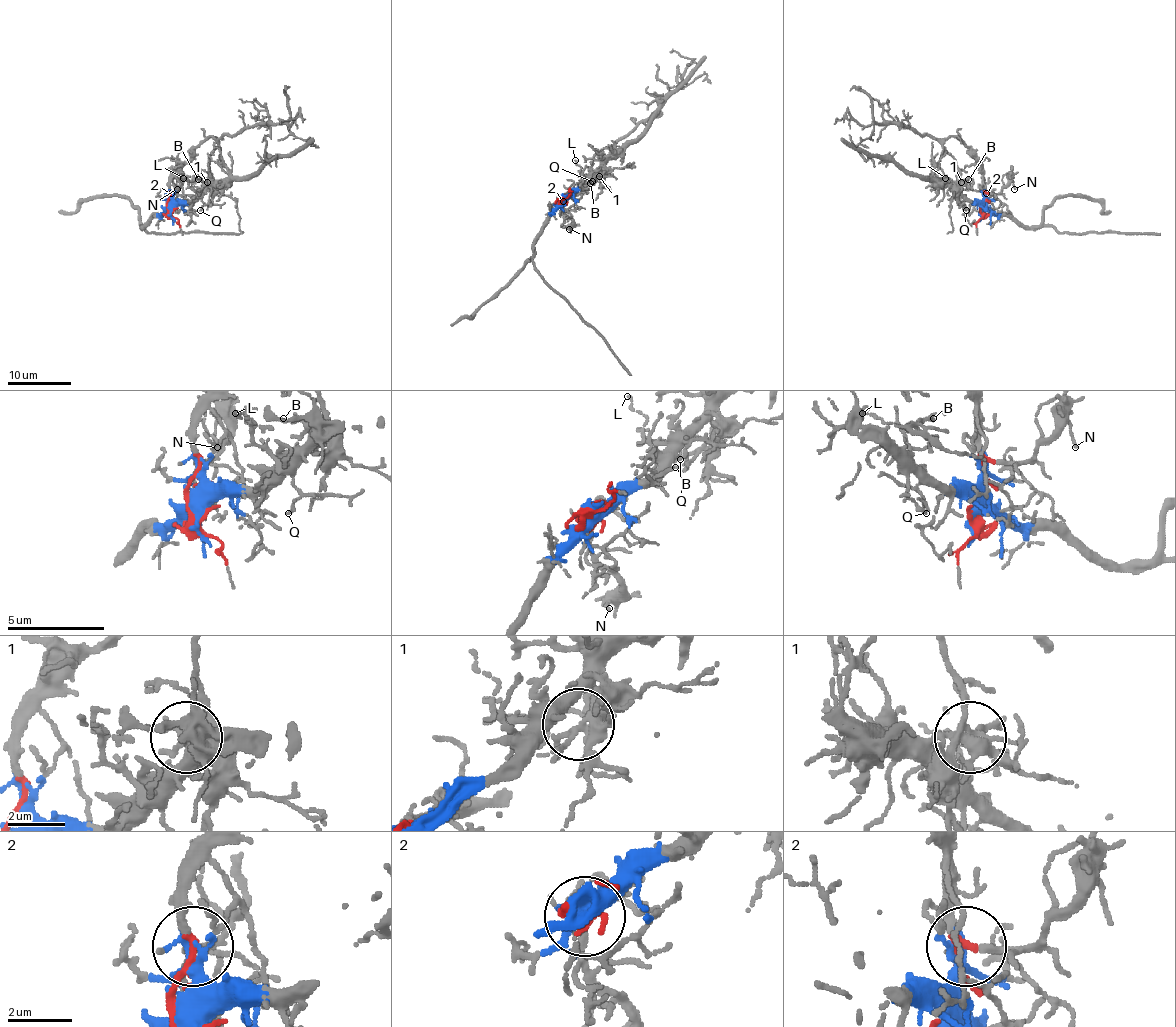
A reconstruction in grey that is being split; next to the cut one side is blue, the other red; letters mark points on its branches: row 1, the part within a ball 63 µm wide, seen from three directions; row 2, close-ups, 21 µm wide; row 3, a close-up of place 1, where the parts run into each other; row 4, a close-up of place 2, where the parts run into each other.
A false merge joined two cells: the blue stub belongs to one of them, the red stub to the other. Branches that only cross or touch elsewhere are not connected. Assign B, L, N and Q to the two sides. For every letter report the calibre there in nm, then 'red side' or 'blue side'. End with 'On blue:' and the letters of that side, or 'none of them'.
B: calibre 160 nm; blue side
L: calibre 150 nm; blue side
N: calibre 120 nm; red side
Q: calibre 160 nm; blue side
On blue: B, L, Q

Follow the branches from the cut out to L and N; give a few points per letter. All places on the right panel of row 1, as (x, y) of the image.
L: (983, 210), (981, 206), (973, 204), (962, 195), (959, 183), (945, 177)
N: (983, 210), (986, 193), (999, 193), (1010, 180), (1015, 188)

